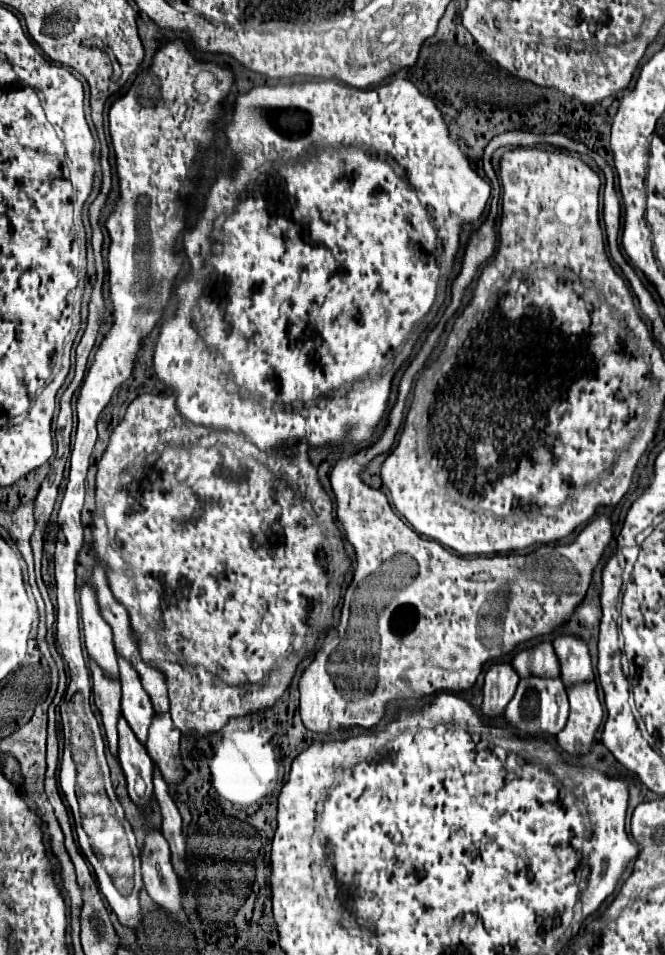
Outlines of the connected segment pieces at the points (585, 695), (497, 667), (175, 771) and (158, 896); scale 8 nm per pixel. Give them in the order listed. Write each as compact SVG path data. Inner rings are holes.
M572 683L572 687L568 687L568 699L570 717L566 727L558 733L558 745L568 753L582 755L590 749L592 737L600 727L604 715L596 683Z
M494 663L486 671L482 713L486 717L500 715L516 691L518 675L510 663Z
M154 713L146 749L168 785L176 785L184 779L184 767L180 759L180 735L182 733L174 729L170 713Z
M152 827L146 831L146 839L144 839L144 849L140 853L140 861L142 861L142 881L144 881L144 889L148 891L148 895L162 905L168 911L178 911L180 909L180 881L178 875L172 869L170 863L170 849L166 839L162 837L162 833Z

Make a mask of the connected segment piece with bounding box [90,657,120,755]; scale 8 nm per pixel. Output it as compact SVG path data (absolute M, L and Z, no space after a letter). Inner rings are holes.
M90 657L90 675L92 675L94 705L102 715L102 725L108 737L110 751L112 755L116 755L116 749L118 749L116 721L120 717L120 681L110 677L92 657Z

